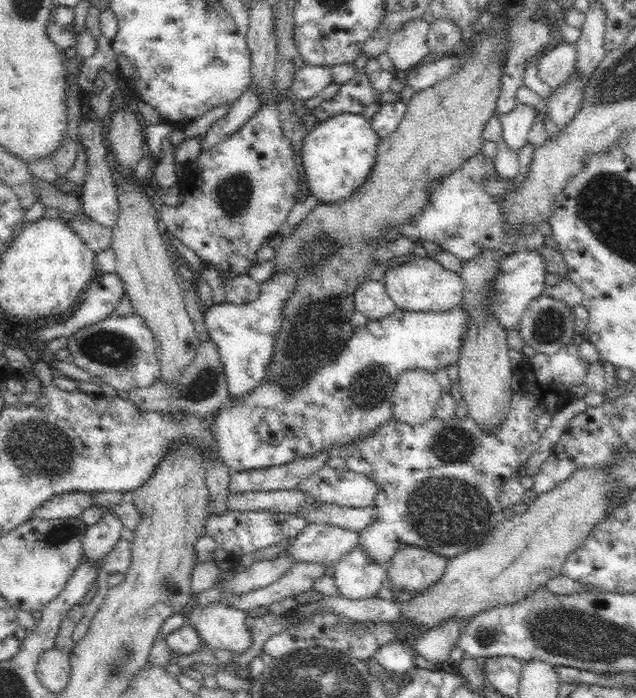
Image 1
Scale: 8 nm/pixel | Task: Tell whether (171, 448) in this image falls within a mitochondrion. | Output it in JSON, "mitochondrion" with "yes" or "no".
{"mitochondrion":"no"}

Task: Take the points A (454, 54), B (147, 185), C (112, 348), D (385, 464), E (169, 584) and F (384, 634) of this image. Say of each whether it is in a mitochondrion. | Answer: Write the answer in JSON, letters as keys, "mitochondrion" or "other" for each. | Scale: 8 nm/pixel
{"A":"other","B":"other","C":"mitochondrion","D":"other","E":"mitochondrion","F":"other"}

